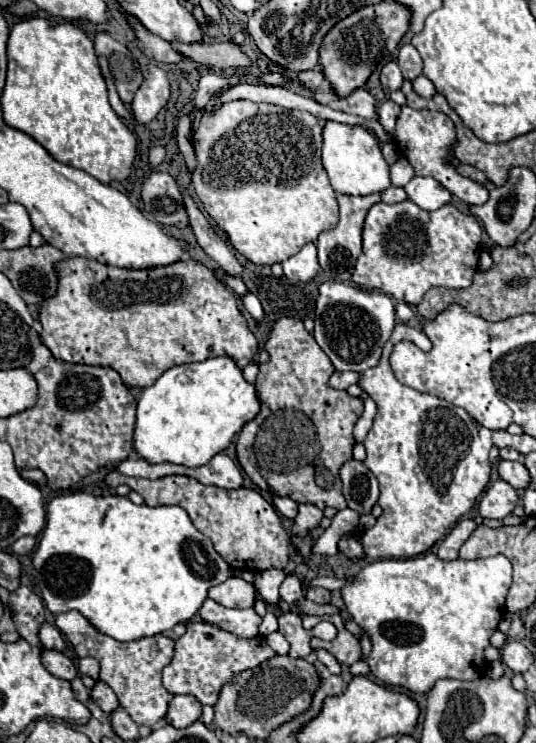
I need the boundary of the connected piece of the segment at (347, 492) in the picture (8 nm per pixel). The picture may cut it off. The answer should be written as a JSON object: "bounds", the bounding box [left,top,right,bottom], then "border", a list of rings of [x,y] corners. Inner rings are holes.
{"bounds":[339,458,379,514],"border":[[[351,458],[343,464],[339,476],[343,482],[343,496],[347,500],[347,508],[359,514],[369,514],[379,500],[377,478],[371,474],[371,470],[367,470],[363,462]]]}

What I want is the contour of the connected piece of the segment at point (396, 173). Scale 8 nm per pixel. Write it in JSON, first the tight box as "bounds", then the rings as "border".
{"bounds":[391,158,413,186],"border":[[[399,158],[391,166],[391,184],[393,186],[405,186],[413,178],[413,166],[407,162],[407,158]]]}

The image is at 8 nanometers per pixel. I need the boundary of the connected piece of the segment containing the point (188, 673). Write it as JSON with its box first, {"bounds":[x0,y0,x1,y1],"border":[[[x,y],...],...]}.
{"bounds":[163,620,275,704],"border":[[[203,620],[189,622],[187,632],[177,638],[173,660],[169,662],[169,666],[163,668],[163,686],[171,694],[193,694],[195,698],[199,698],[201,704],[215,704],[219,700],[221,688],[231,682],[235,674],[255,668],[273,656],[275,652],[269,648],[263,636],[243,640]]]}

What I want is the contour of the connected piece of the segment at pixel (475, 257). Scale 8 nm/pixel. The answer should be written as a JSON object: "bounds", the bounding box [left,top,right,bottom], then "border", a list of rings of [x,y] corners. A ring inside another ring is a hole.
{"bounds":[353,200,483,304],"border":[[[411,200],[399,202],[399,204],[383,204],[377,202],[371,206],[365,226],[363,226],[363,254],[357,258],[353,282],[361,288],[381,290],[395,300],[407,302],[407,304],[419,304],[423,294],[433,286],[443,288],[465,288],[471,284],[471,278],[479,264],[481,254],[481,236],[483,230],[479,226],[479,220],[471,214],[461,214],[453,204],[445,204],[439,210],[425,212],[419,206],[415,206]]]}

